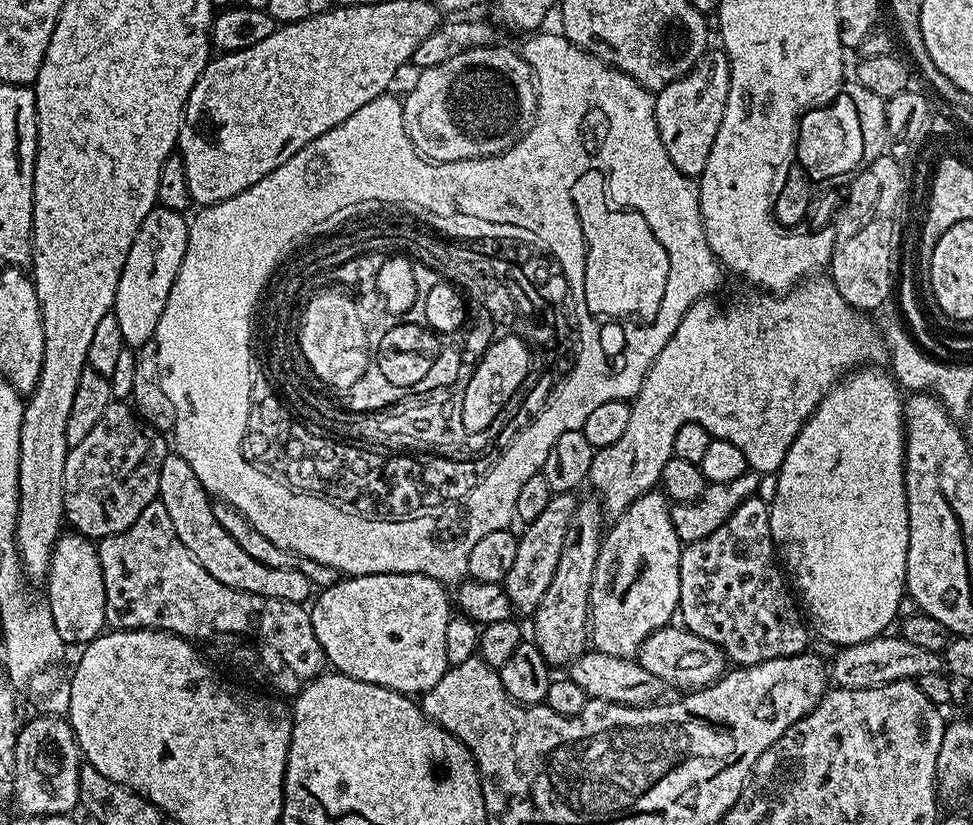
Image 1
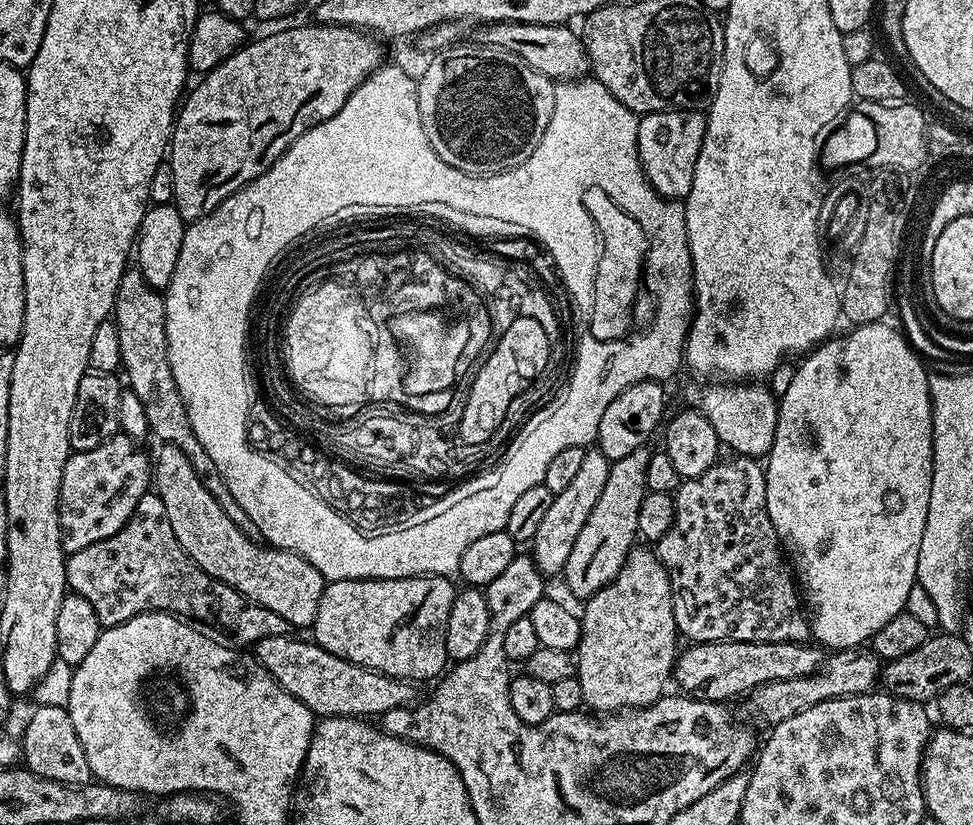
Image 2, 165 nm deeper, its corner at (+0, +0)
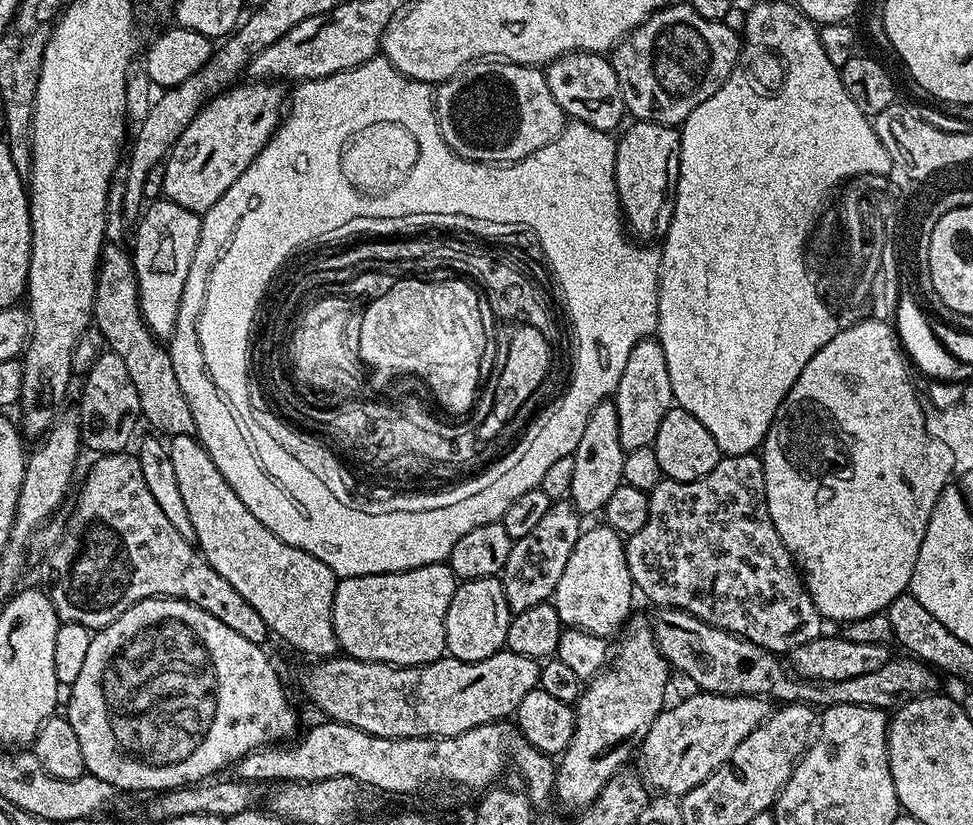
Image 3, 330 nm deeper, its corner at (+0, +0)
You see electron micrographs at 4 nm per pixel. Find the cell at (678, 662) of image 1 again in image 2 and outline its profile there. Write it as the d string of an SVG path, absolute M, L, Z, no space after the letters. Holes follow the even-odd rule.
M715 640L709 644L692 642L687 645L689 648L679 653L674 665L674 684L677 684L679 691L684 694L691 694L693 697L702 700L715 700L717 702L729 702L735 696L743 697L751 694L763 684L789 680L790 678L802 678L809 676L819 670L824 663L826 656L815 643L805 642L795 644L794 642L766 642L755 644L754 642L742 642L741 640Z

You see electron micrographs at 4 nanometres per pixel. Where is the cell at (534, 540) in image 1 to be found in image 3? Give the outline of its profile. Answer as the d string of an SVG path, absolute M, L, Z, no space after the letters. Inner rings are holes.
M611 399L603 400L590 414L578 442L578 450L572 452L574 458L574 478L570 478L568 496L577 512L599 513L610 502L610 494L618 490L622 483L622 462L624 447L618 442L618 410Z

